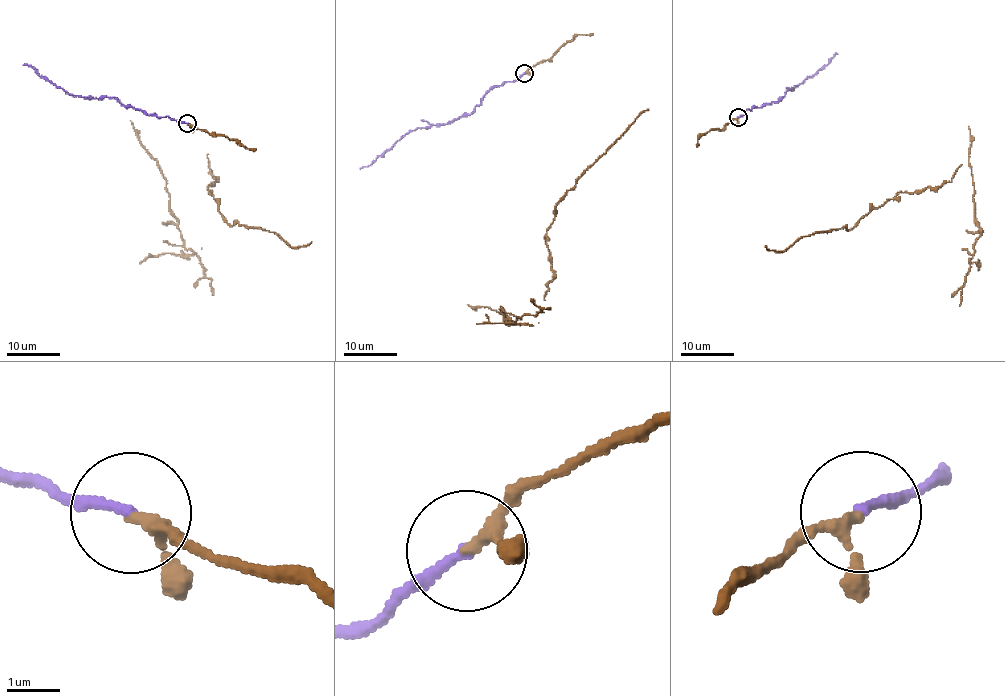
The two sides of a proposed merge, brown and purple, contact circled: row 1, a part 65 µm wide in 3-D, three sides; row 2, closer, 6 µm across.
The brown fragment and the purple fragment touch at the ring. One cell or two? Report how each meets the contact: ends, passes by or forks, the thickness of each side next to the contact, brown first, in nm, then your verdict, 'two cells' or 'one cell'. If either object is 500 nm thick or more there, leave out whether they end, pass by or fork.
brown passes by; purple ends there; 200 nm thick on the brown side, 190 nm on the other; one cell

